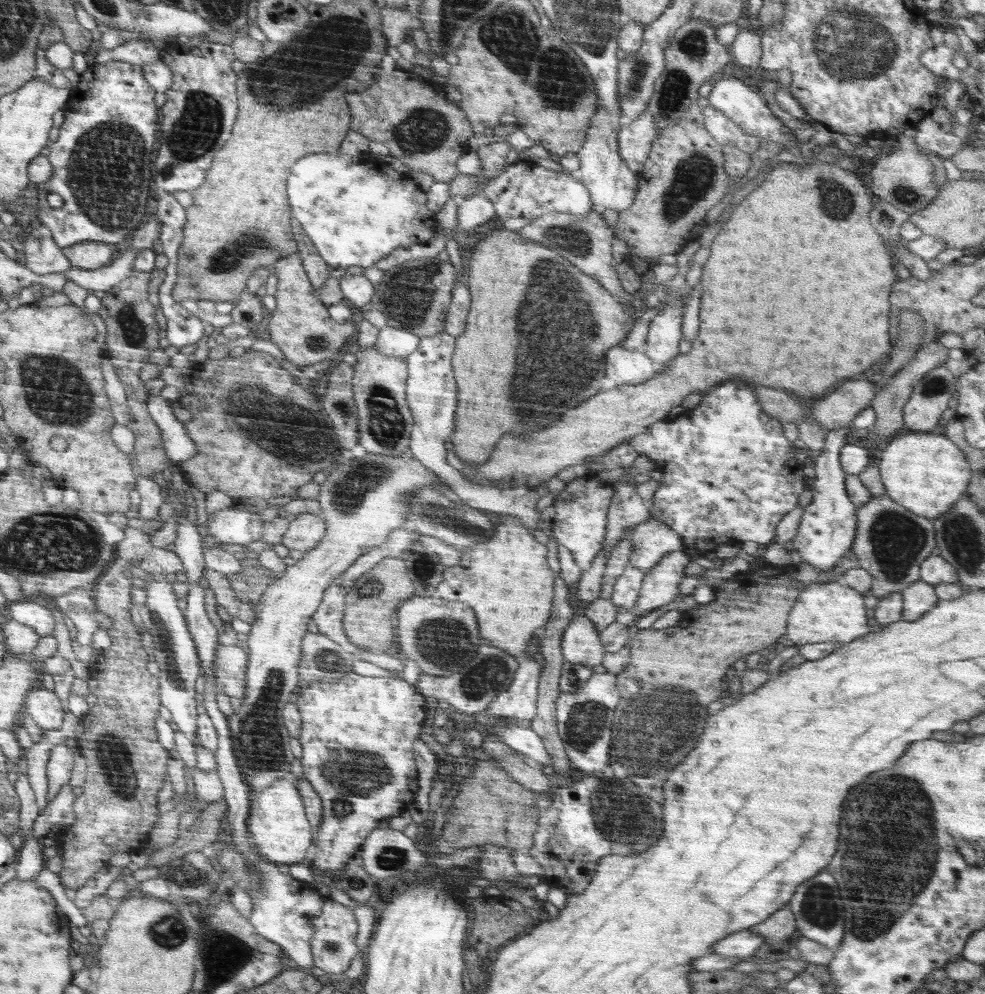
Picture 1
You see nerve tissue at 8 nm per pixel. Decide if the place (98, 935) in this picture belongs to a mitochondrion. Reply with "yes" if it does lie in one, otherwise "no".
no

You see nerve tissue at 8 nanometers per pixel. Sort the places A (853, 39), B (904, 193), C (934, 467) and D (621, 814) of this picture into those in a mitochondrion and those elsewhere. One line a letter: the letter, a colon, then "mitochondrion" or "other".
A: mitochondrion
B: mitochondrion
C: other
D: mitochondrion

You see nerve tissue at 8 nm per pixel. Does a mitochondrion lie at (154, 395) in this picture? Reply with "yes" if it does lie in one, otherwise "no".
no

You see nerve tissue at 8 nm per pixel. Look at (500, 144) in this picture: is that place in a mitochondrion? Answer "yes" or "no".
no

